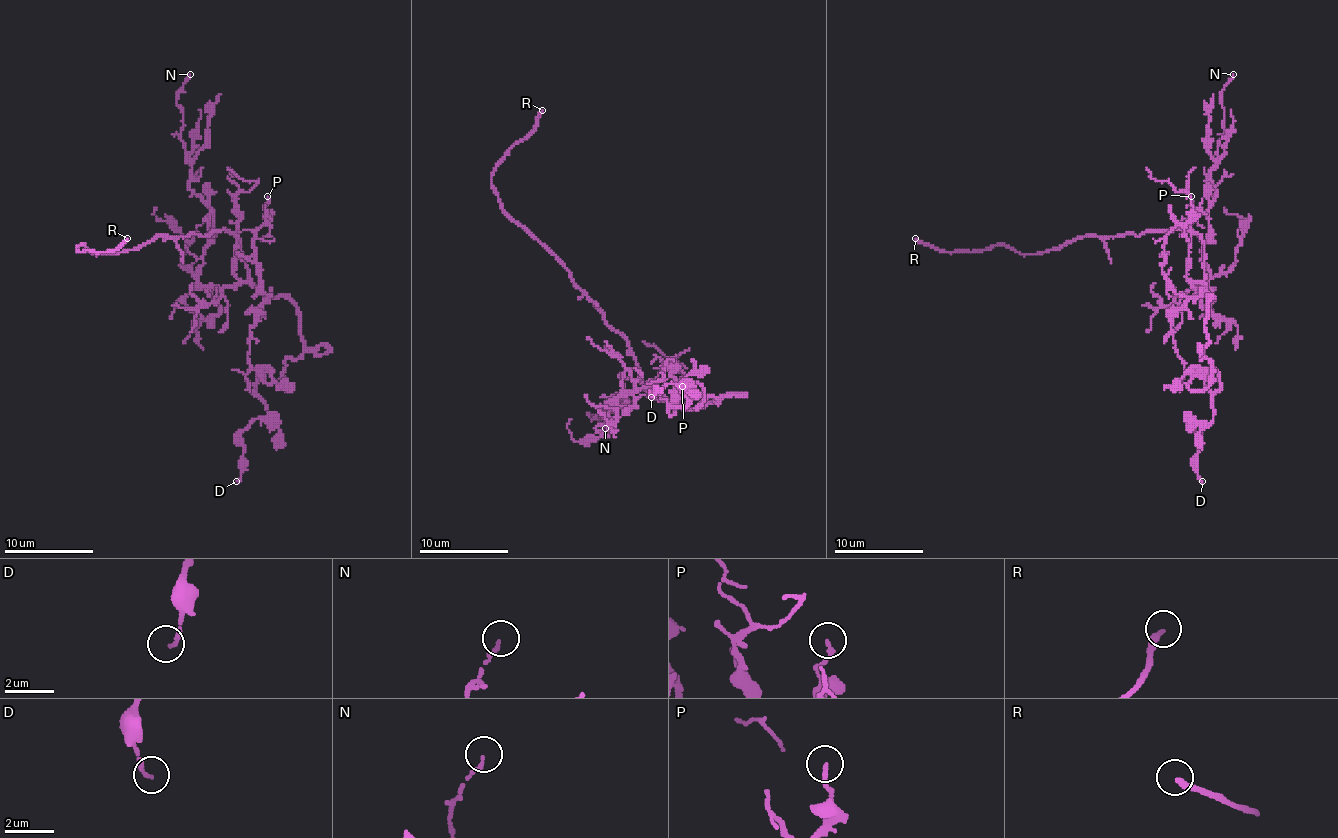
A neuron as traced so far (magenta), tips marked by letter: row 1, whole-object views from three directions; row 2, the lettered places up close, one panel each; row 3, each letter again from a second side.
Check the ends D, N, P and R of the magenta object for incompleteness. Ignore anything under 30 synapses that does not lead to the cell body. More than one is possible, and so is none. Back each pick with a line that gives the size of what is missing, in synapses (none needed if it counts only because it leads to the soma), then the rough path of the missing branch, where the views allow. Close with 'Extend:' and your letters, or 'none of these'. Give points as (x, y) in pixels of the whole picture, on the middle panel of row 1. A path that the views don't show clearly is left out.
R: Course of what is missing: (542, 110), (549, 110), (580, 92), (616, 83), (660, 52), (687, 46), (705, 30), (713, 10)
Extend: R

